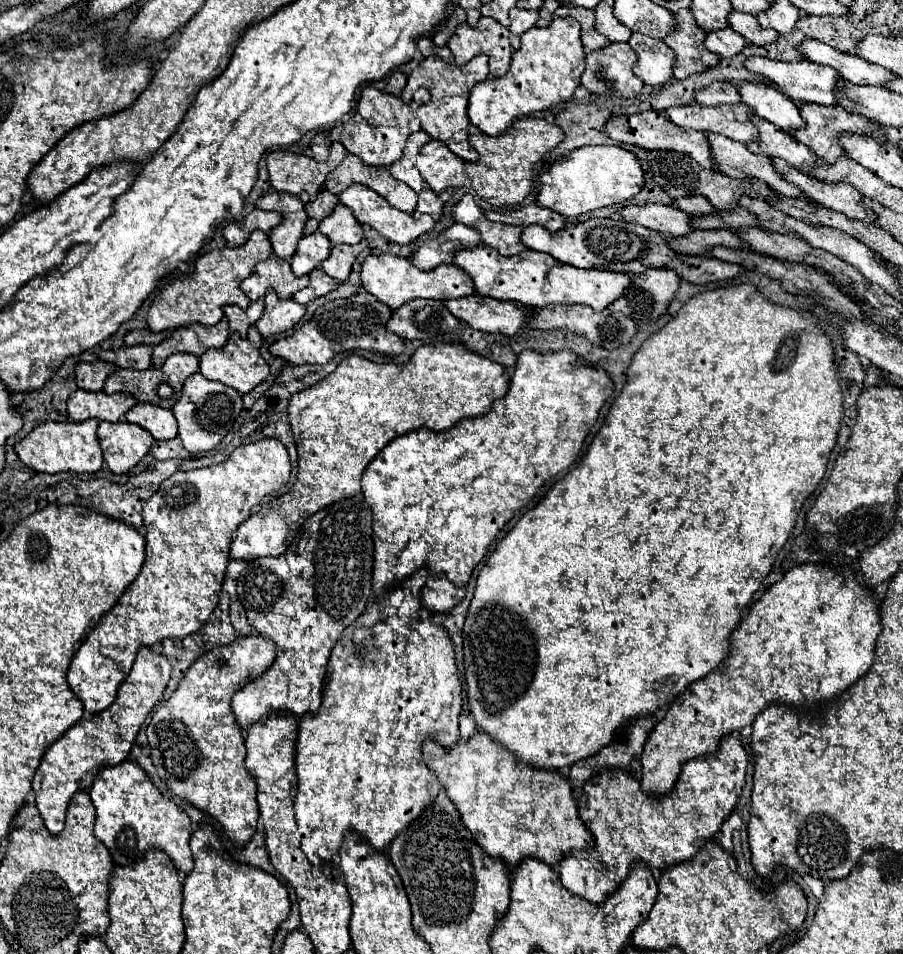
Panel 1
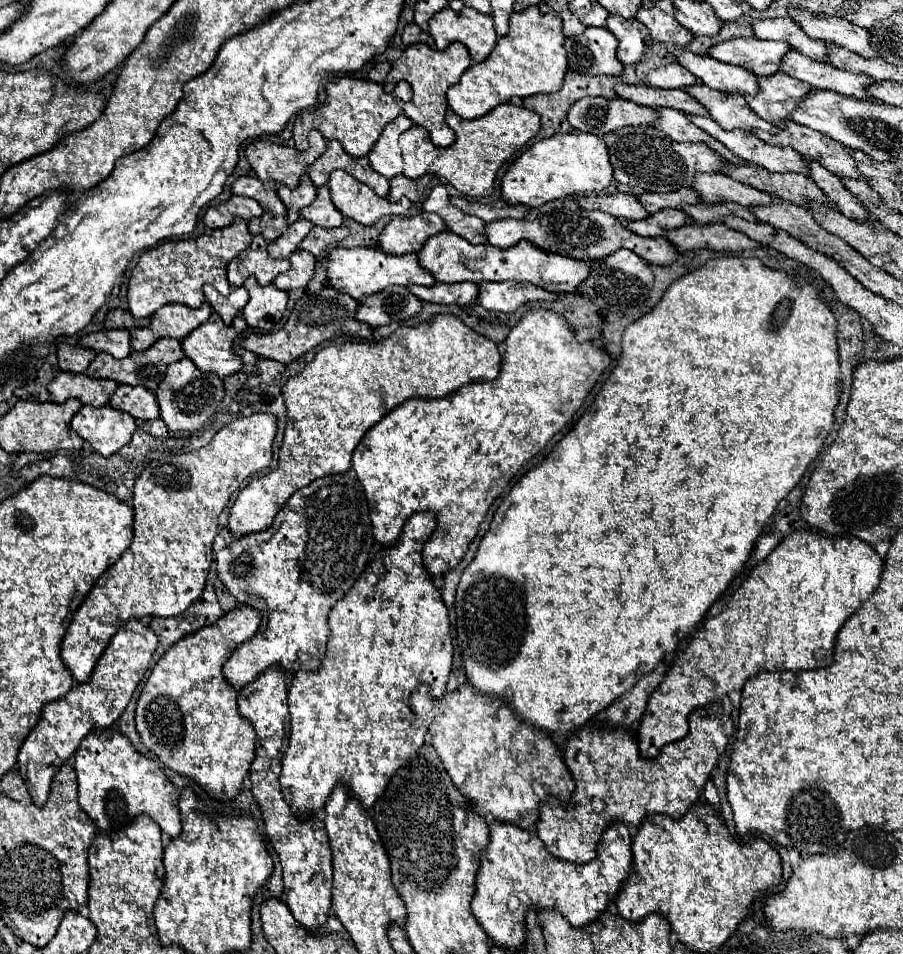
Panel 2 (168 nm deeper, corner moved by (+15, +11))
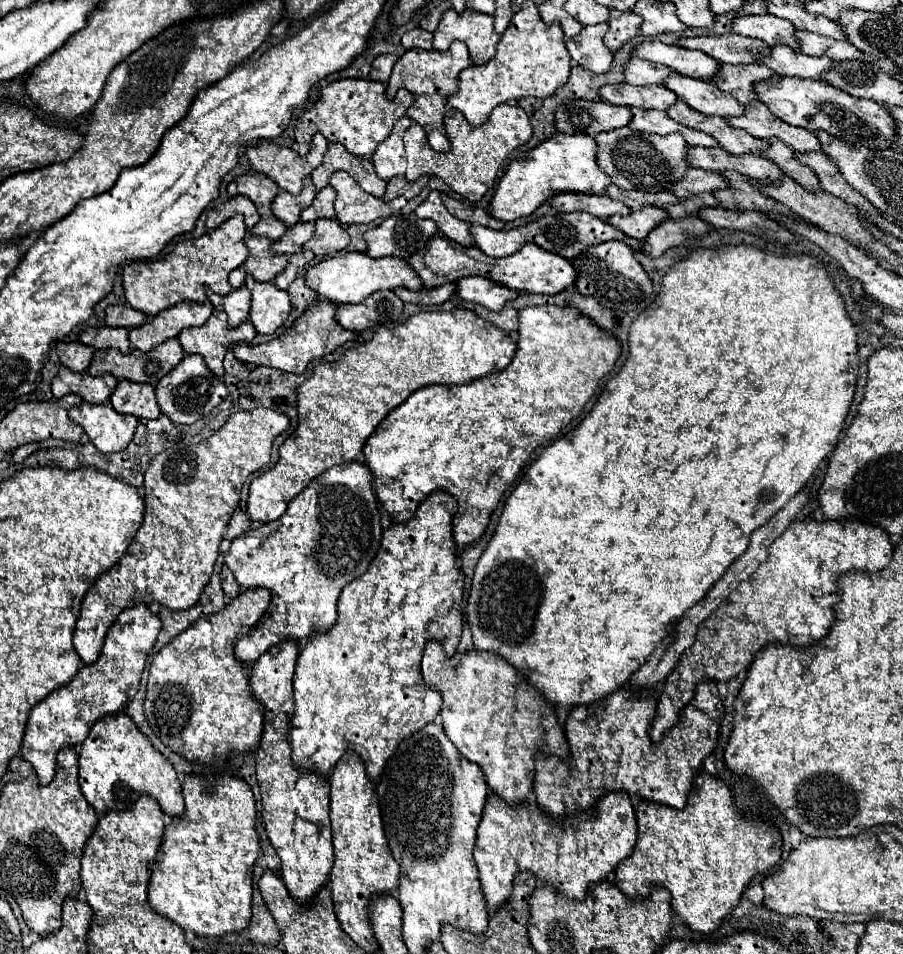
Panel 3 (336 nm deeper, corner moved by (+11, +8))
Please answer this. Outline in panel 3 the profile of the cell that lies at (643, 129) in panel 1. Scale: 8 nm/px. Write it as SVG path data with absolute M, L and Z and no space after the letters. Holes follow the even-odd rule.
M568 100L556 110L556 126L564 134L590 134L608 132L628 126L632 112L628 106L612 106L608 102Z

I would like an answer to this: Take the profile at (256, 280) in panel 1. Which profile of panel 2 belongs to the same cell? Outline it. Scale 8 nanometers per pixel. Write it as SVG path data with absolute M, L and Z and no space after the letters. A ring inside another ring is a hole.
M254 235L252 245L230 261L228 281L230 281L232 289L240 287L246 281L246 277L250 277L250 275L254 275L260 285L268 285L280 273L286 273L286 269L290 267L290 261L288 259L272 259L266 251L266 245L268 243L264 237Z

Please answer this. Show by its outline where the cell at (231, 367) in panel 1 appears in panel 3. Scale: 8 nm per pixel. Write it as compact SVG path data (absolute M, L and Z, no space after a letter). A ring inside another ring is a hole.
M214 310L212 316L208 318L208 322L200 328L190 328L180 332L178 340L182 342L182 348L188 354L200 354L206 362L206 366L218 376L224 376L224 354L226 348L234 342L252 342L252 338L256 336L256 330L252 326L250 320L242 322L238 328L230 330L226 324L226 316L220 310Z

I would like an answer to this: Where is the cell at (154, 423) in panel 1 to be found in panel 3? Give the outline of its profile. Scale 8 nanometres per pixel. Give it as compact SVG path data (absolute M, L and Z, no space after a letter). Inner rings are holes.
M120 380L110 404L120 414L132 414L136 418L158 420L160 406L154 396L154 388L150 384L136 384L130 380Z

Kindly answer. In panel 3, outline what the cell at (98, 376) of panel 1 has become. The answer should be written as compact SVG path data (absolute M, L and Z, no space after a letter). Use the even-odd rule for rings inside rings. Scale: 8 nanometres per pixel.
M58 342L56 350L62 366L70 368L72 372L86 372L94 356L94 348L80 342Z

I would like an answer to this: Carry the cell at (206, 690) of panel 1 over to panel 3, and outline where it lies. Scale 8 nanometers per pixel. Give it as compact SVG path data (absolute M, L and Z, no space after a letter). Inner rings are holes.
M252 588L236 596L224 610L212 616L196 620L194 628L182 632L166 644L154 658L148 676L148 692L144 700L144 712L150 728L158 734L164 746L180 754L188 762L198 762L204 766L224 768L232 754L252 752L262 738L262 708L252 698L248 686L248 668L242 666L234 656L236 640L252 630L252 626L262 618L270 604L270 592L266 588Z

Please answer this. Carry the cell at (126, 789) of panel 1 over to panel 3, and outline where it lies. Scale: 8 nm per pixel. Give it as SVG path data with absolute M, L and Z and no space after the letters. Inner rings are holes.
M126 714L106 716L92 726L88 738L80 746L80 788L88 804L98 812L124 812L140 796L152 796L170 818L182 816L184 800L178 776L152 742L136 728Z

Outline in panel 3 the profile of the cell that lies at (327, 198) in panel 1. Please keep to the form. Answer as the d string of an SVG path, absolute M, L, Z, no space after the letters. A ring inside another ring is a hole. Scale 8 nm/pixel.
M310 178L304 180L304 188L298 196L280 190L278 196L272 202L272 212L290 228L300 220L300 212L312 204L316 198L316 186L312 184Z

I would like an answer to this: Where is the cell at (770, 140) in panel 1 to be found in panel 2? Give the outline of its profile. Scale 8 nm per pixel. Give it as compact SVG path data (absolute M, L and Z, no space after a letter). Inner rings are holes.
M696 83L690 85L688 89L684 89L688 95L692 95L696 101L700 101L700 105L704 105L704 109L708 109L708 113L714 117L714 121L726 129L762 129L768 133L776 133L776 127L764 119L760 119L756 113L752 113L752 109L748 109L744 97L736 95L736 93L720 93L716 89L710 89L708 85Z

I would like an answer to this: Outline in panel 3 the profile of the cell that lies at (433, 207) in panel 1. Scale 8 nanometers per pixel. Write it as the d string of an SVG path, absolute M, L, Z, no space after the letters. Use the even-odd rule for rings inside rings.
M392 178L390 182L388 182L388 188L386 188L386 194L382 196L386 202L392 202L394 198L398 198L398 196L402 196L404 192L406 192L406 188L408 188L410 184L406 182L406 178Z

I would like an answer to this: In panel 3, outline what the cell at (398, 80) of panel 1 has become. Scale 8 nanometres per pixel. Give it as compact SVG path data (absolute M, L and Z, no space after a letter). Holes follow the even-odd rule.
M382 54L382 56L378 56L372 62L370 80L378 80L382 84L388 84L388 78L390 78L390 72L392 72L392 66L394 66L396 60L398 60L398 56L394 56L394 54Z

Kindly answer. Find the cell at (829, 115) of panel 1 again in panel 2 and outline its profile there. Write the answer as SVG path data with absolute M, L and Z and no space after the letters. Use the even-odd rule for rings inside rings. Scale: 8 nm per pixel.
M776 73L772 77L758 77L758 93L754 97L746 97L746 103L764 121L776 125L776 121L780 123L790 117L810 89L812 87L808 83L796 81L786 73Z

